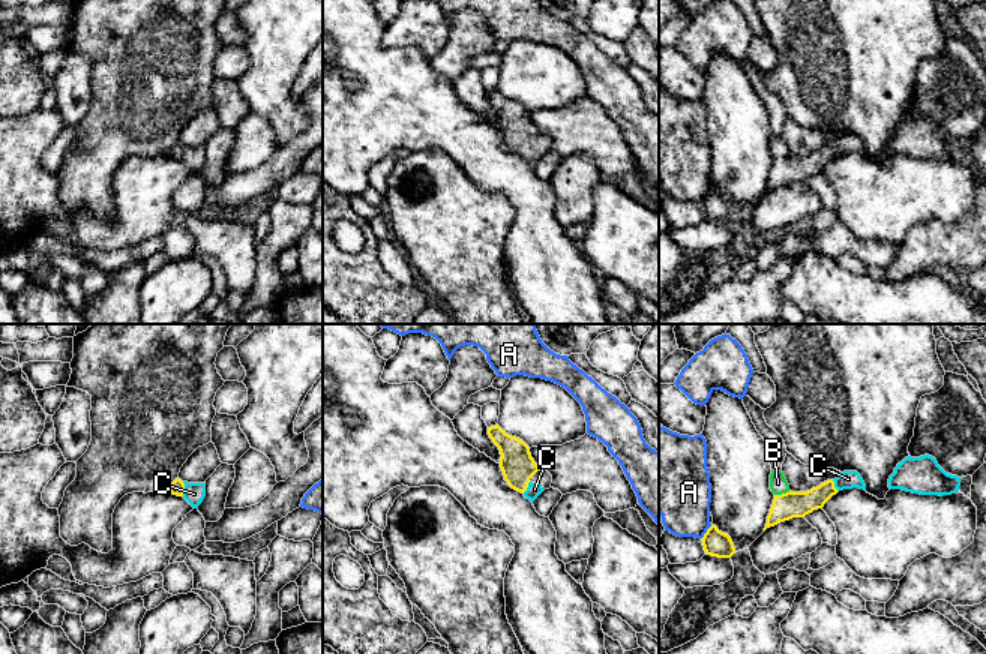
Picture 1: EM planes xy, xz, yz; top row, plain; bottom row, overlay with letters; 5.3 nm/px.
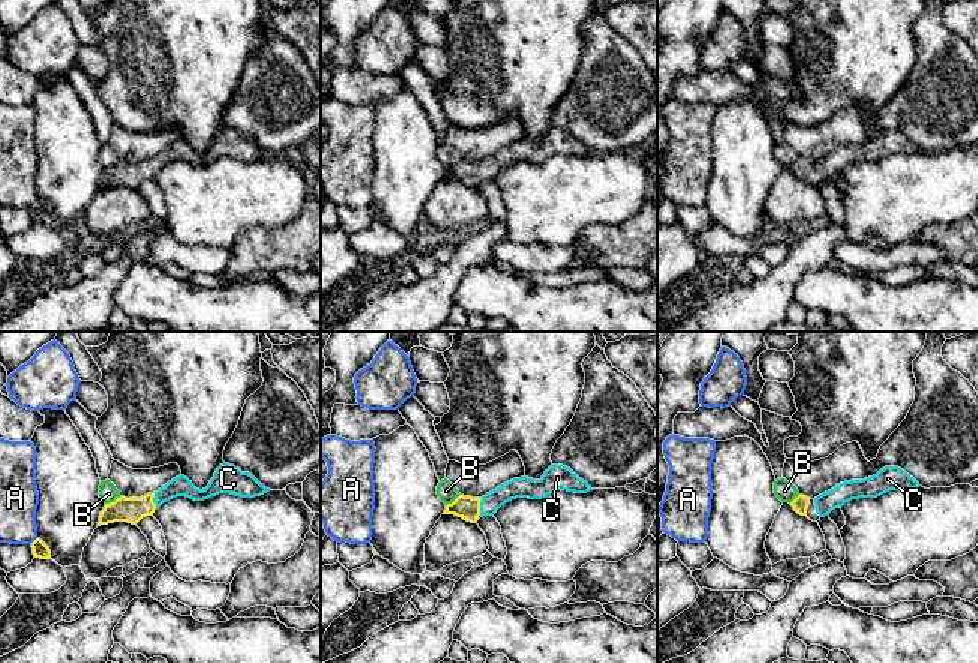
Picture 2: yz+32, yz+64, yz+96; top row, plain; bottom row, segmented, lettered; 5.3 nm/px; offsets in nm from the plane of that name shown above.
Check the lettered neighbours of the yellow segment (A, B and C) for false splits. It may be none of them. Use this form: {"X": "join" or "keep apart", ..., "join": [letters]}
{"A": "keep apart", "B": "keep apart", "C": "join", "join": ["C"]}

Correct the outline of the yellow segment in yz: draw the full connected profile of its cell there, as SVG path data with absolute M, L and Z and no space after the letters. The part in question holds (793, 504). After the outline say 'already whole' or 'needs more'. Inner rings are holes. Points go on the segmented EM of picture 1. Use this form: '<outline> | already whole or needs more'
M843 471L834 480L827 480L807 492L789 490L774 495L764 531L792 518L804 518L813 510L822 508L839 490L852 488L866 490L866 484L857 471Z | needs more

